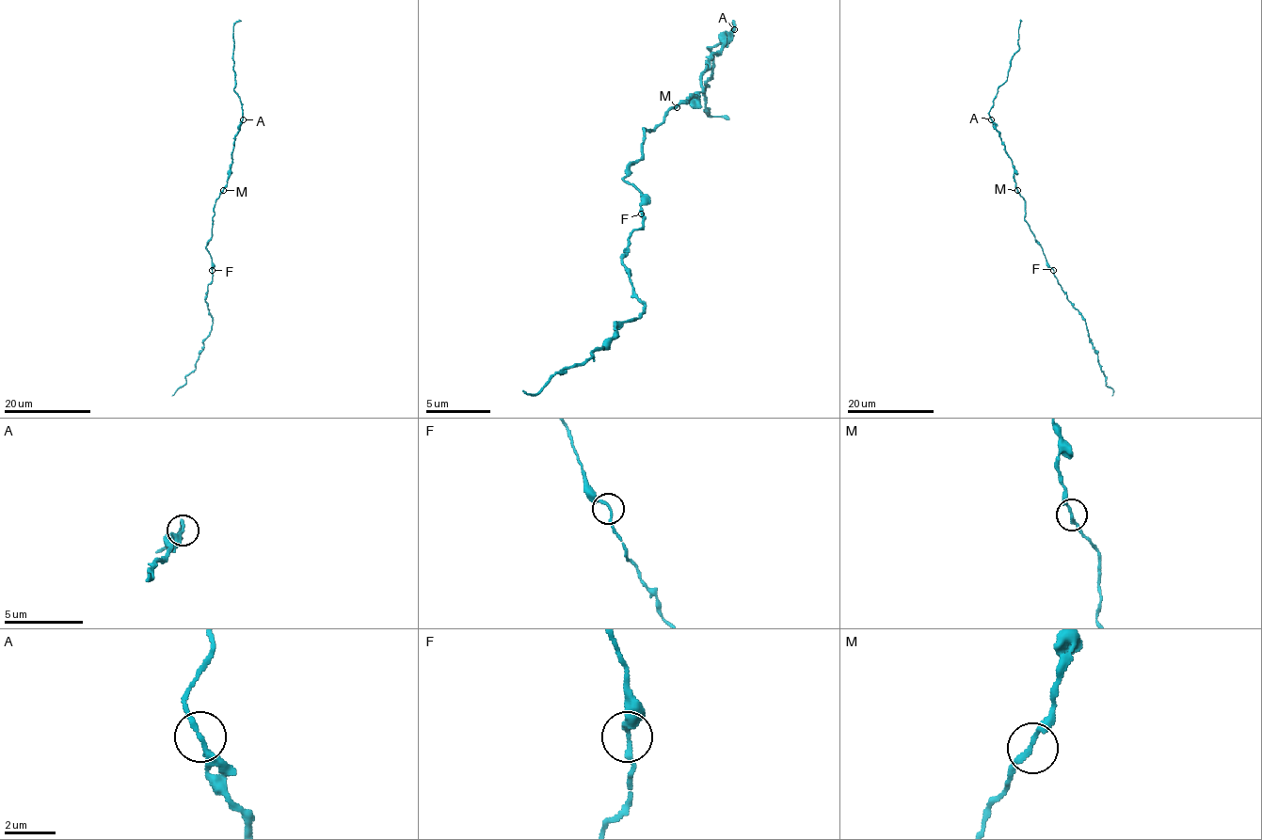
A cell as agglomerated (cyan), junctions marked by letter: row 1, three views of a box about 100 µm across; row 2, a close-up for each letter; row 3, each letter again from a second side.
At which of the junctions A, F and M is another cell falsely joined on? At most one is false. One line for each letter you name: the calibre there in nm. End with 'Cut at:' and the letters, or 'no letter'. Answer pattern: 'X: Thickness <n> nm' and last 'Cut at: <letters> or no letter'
Cut at: no letter

